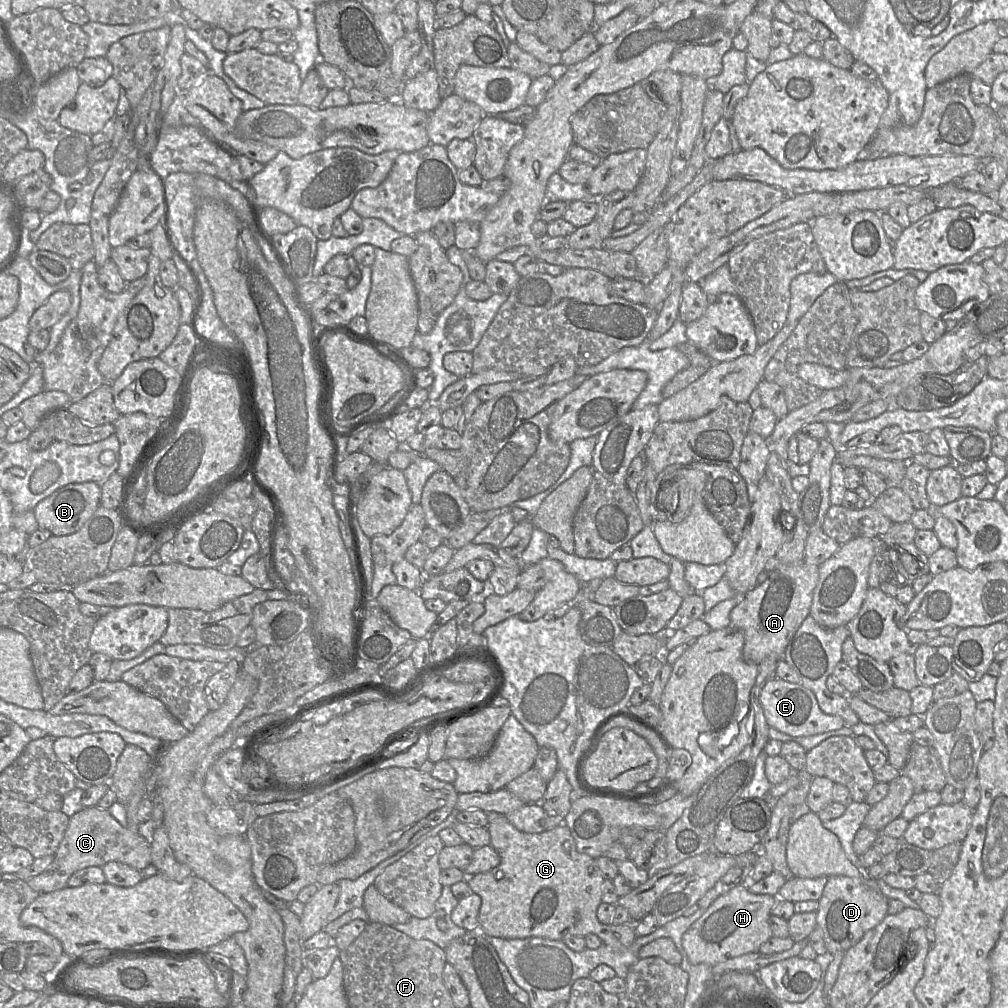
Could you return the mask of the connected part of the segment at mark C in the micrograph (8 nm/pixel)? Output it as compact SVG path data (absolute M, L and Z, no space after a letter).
M98 806L83 807L70 817L68 828L54 854L51 865L41 874L30 878L28 885L40 894L51 893L68 886L72 874L90 866L104 866L110 861L125 863L139 871L151 863L152 831L147 827L134 832L121 825L109 812Z

